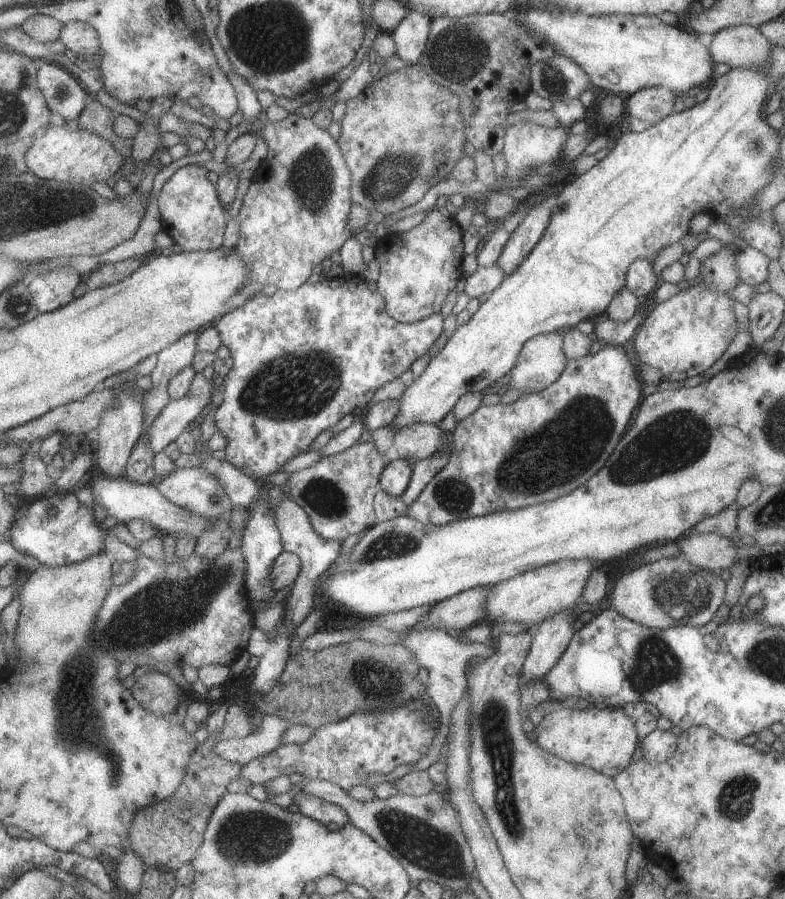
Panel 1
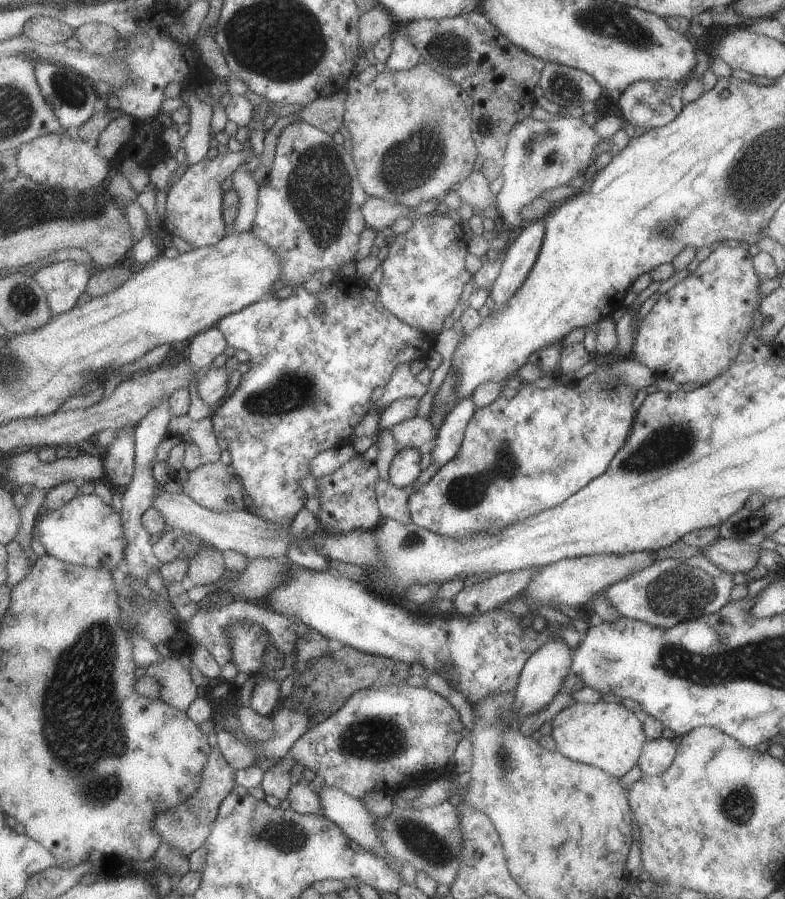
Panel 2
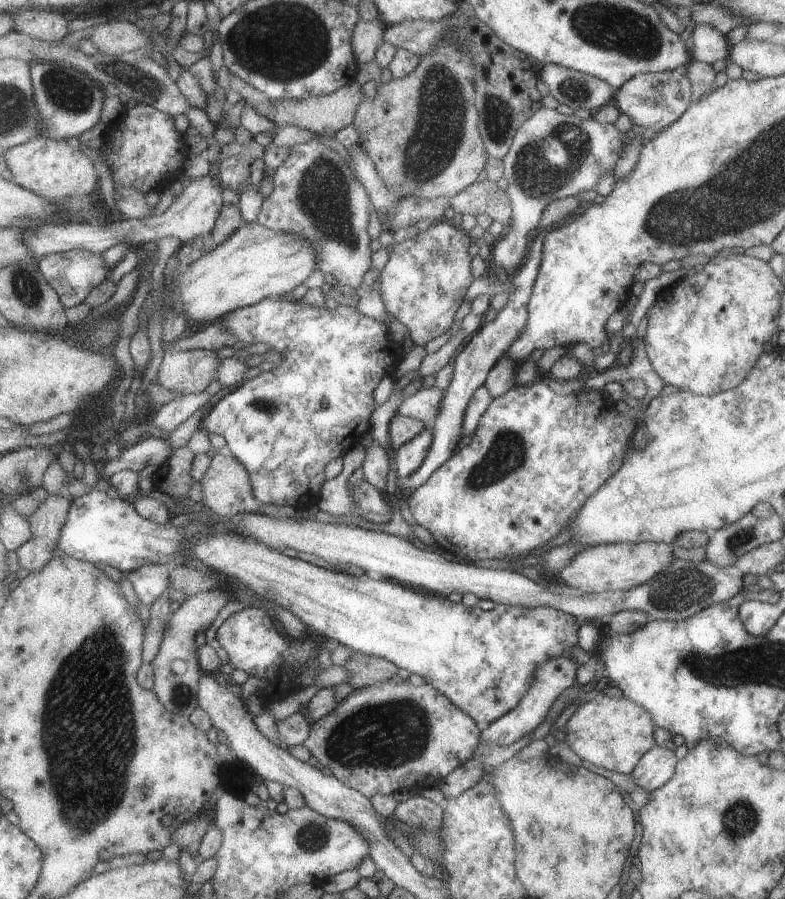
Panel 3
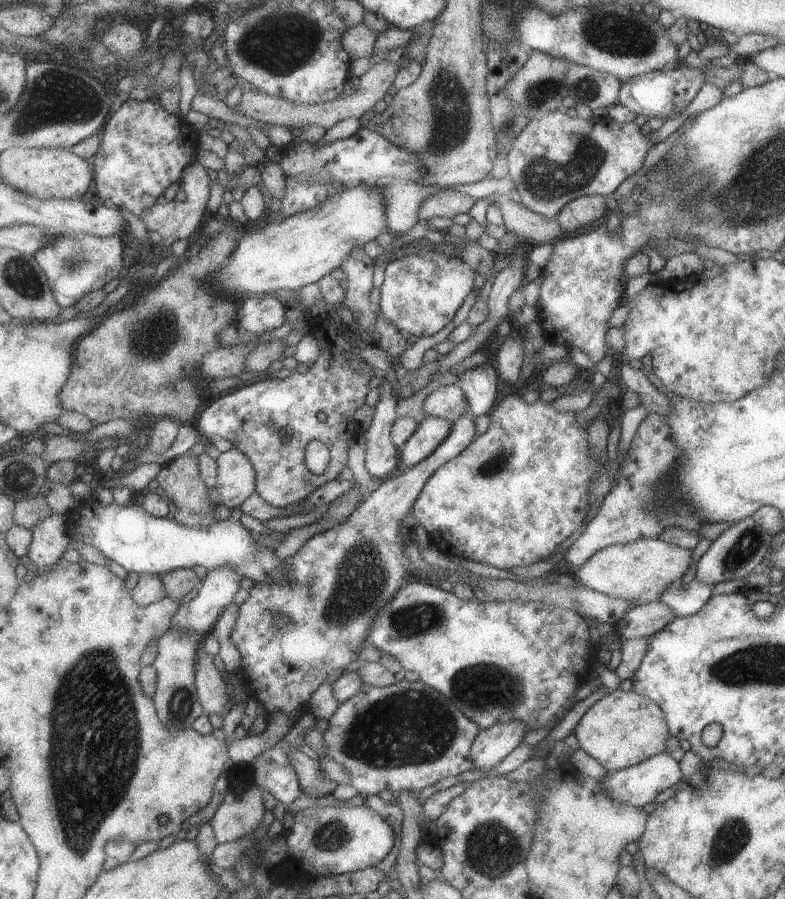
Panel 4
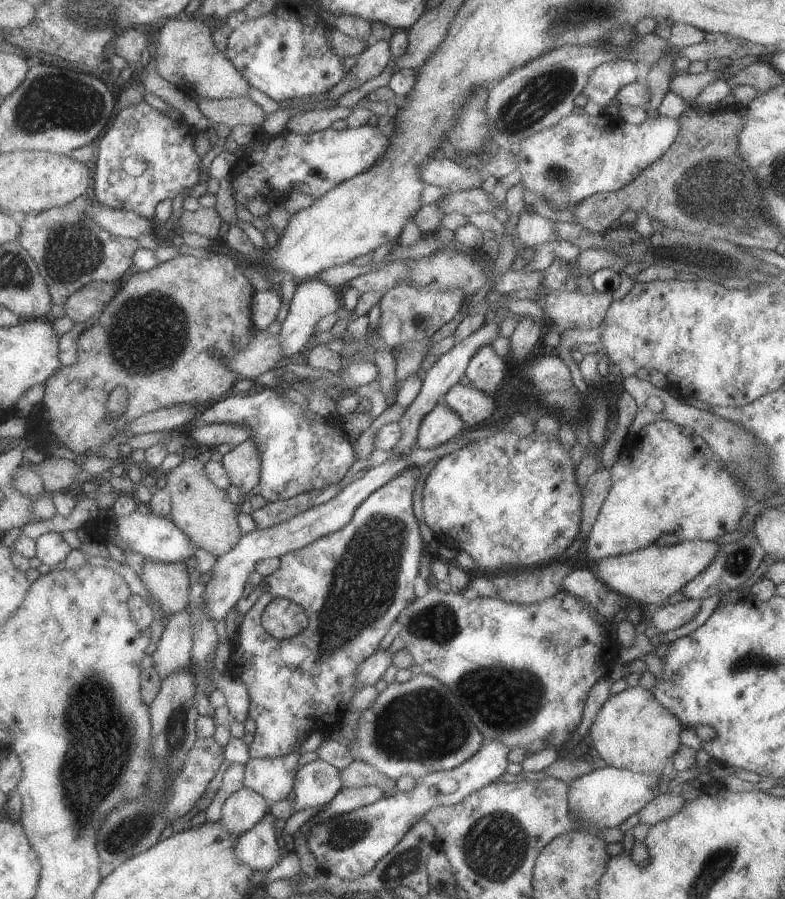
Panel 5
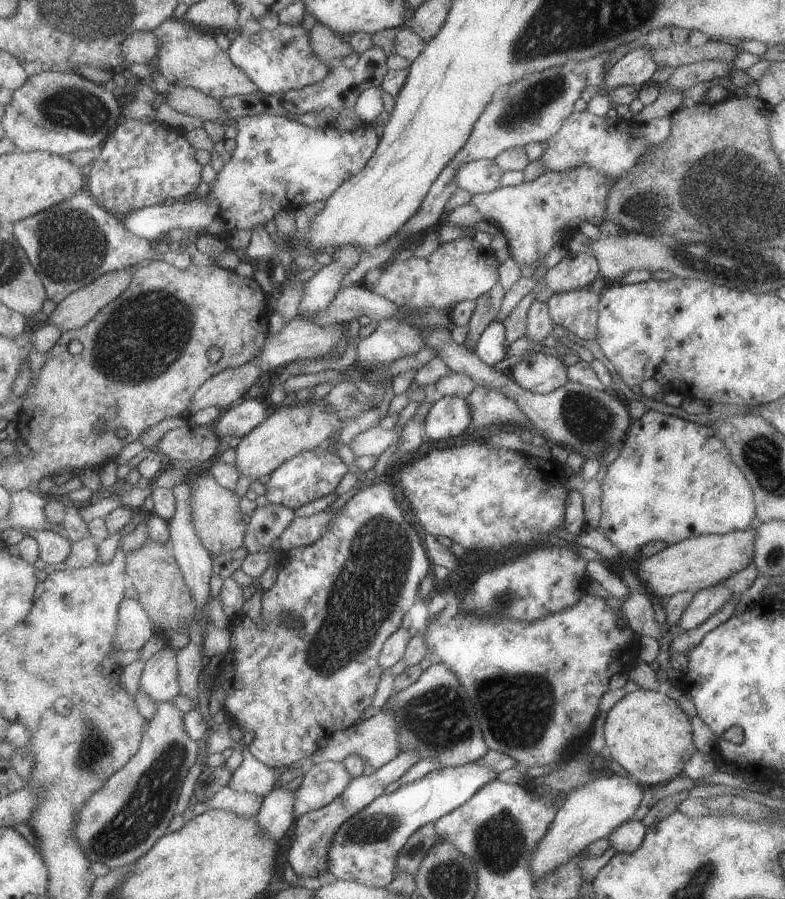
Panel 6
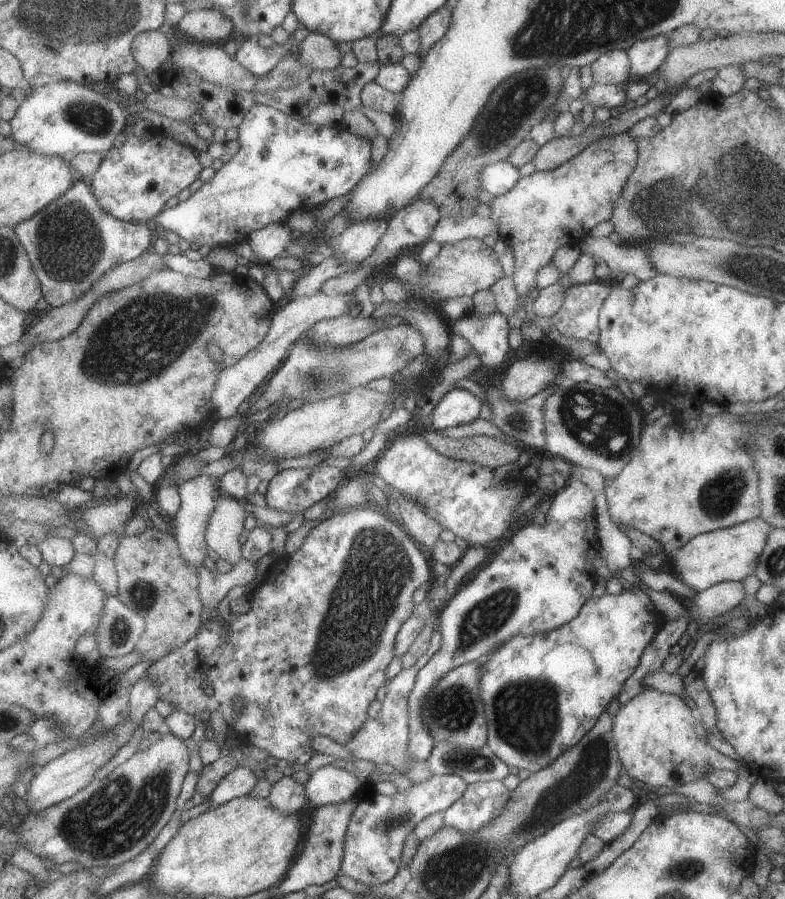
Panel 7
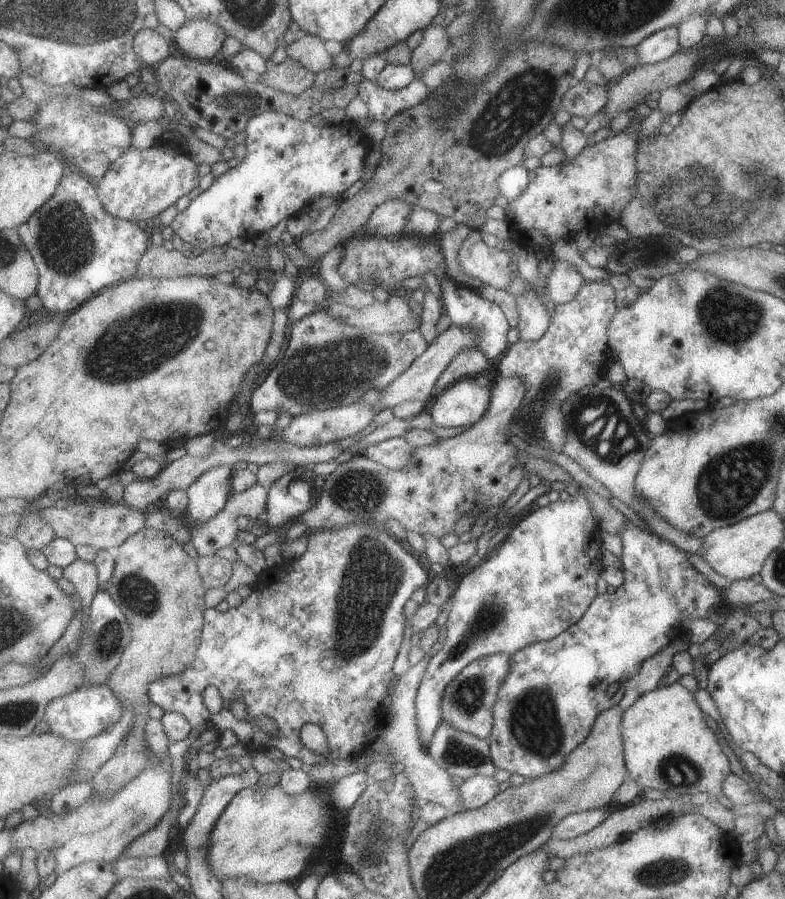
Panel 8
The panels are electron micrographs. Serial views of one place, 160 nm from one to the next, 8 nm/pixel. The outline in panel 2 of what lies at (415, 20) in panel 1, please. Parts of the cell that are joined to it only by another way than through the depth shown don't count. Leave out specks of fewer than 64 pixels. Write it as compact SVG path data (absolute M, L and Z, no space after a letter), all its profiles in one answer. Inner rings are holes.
M409 23L398 24L401 28L393 35L394 51L385 63L387 68L394 71L408 71L424 61L419 49L412 43L406 32L407 24Z

